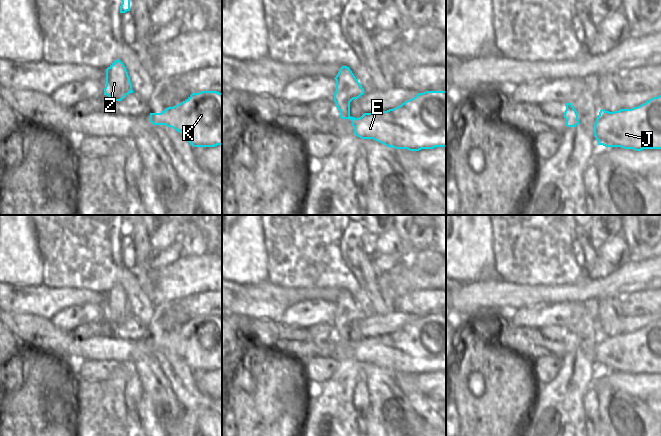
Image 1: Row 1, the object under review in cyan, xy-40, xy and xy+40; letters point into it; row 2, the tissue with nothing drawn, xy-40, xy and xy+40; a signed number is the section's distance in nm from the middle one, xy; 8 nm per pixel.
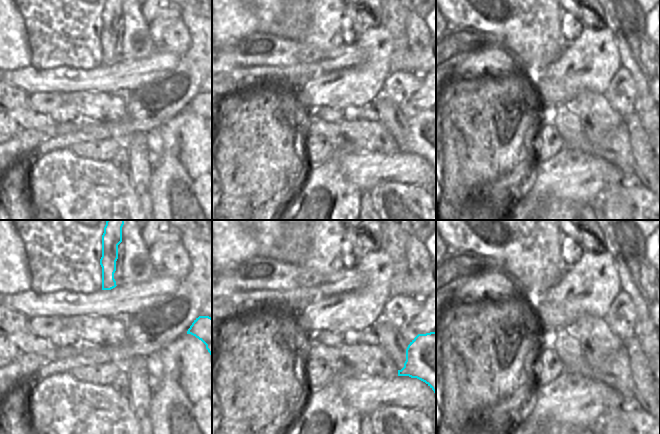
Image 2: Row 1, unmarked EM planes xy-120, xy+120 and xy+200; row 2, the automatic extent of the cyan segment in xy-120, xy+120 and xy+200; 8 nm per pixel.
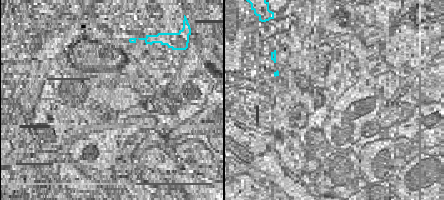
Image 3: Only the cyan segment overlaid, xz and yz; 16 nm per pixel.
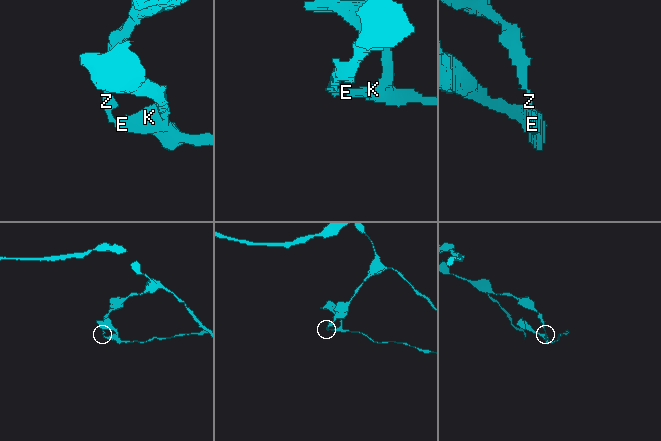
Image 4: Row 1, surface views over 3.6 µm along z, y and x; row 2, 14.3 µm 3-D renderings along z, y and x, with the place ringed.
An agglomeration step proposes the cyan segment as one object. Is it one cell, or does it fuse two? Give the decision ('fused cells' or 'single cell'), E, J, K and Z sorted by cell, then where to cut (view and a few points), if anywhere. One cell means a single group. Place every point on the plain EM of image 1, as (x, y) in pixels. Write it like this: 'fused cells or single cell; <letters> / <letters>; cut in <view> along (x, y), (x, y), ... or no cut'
fused cells; E J K / Z; cut in xy along (352, 341), (351, 344)

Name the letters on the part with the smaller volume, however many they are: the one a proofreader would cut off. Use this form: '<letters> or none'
E, J, K

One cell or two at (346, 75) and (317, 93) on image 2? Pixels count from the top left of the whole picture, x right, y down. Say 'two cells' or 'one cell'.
one cell

